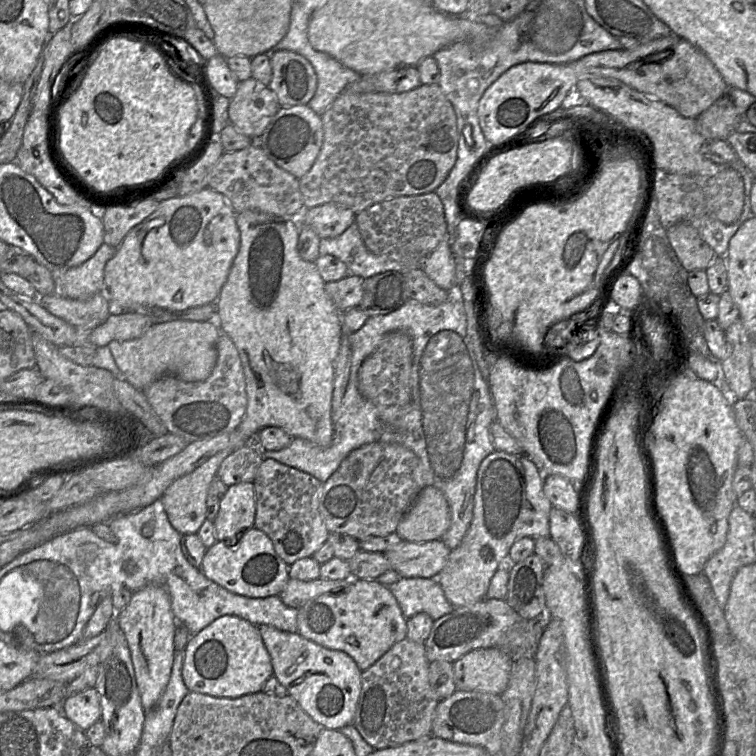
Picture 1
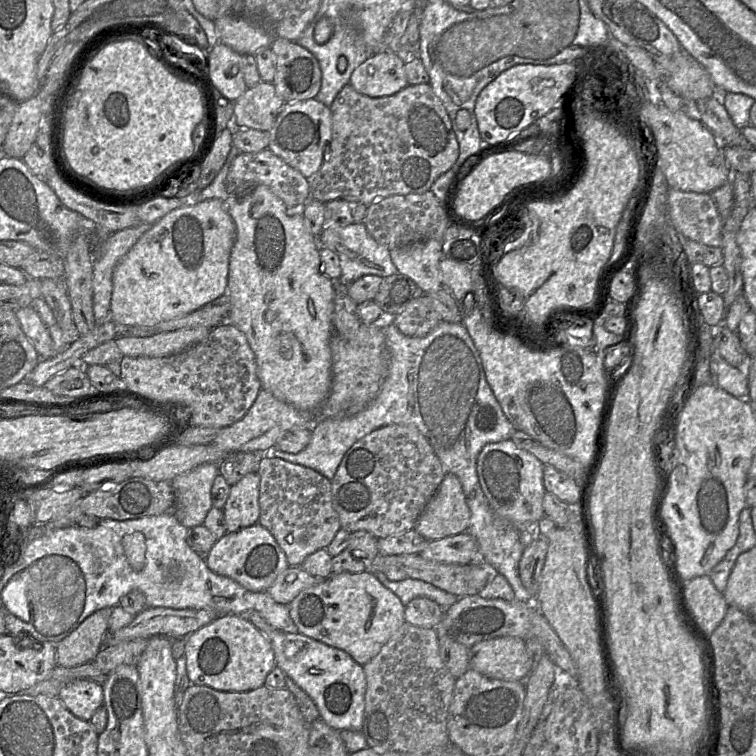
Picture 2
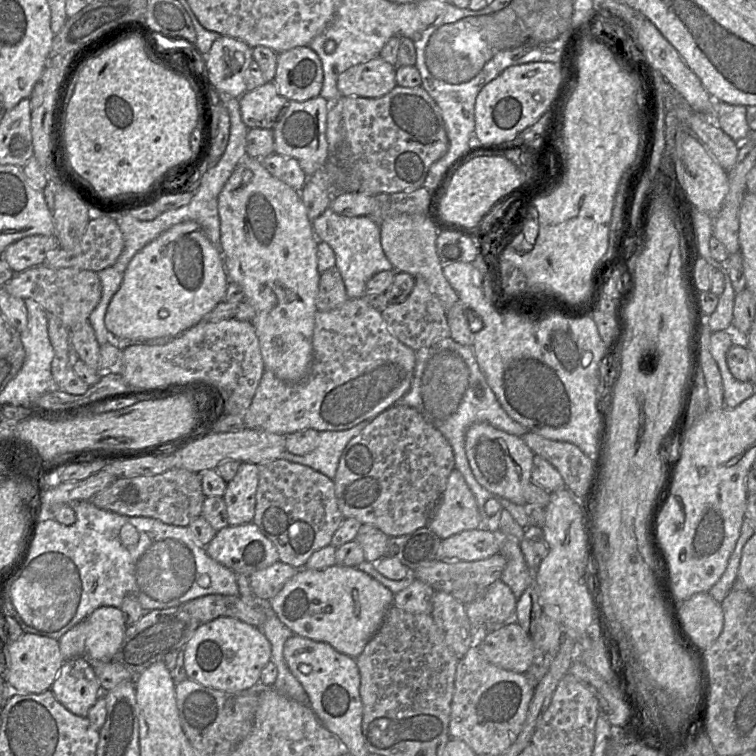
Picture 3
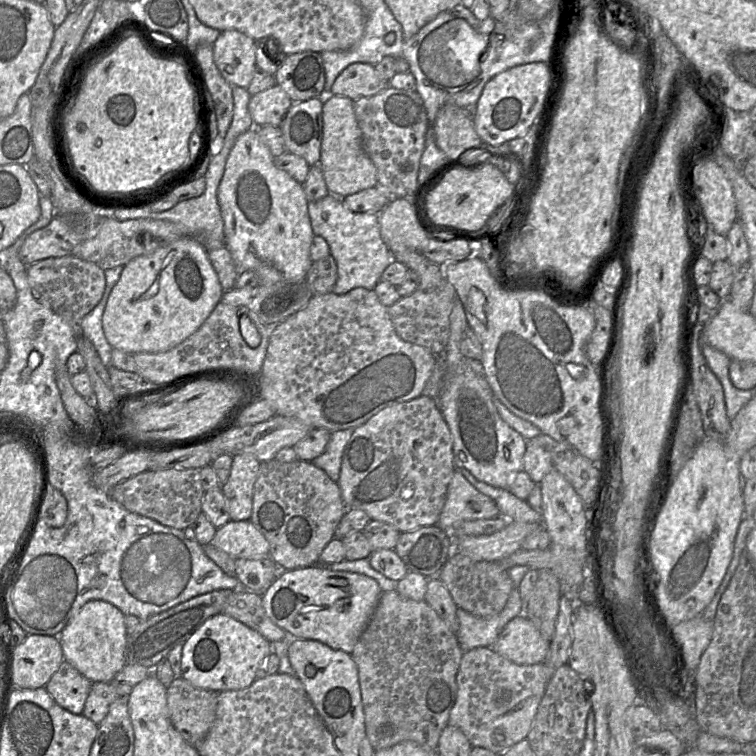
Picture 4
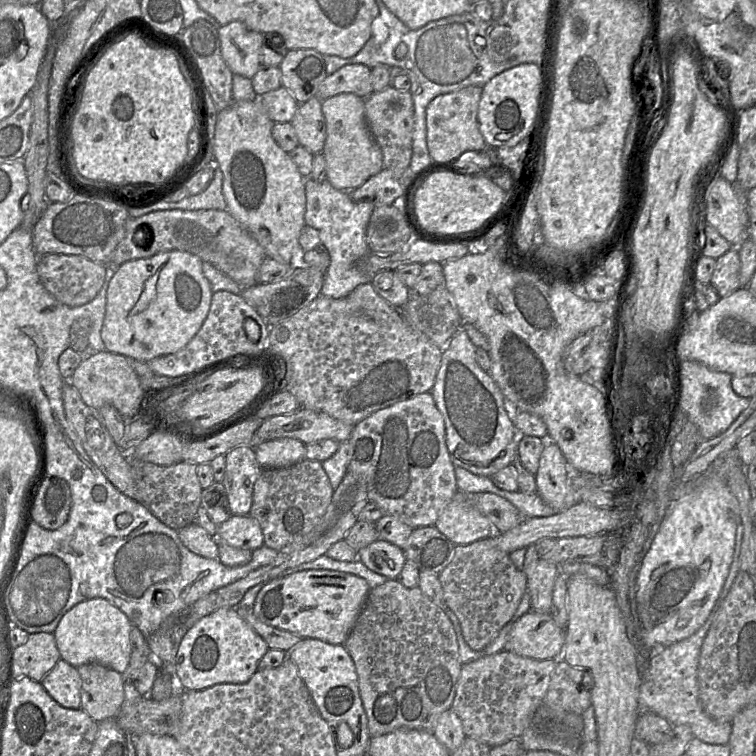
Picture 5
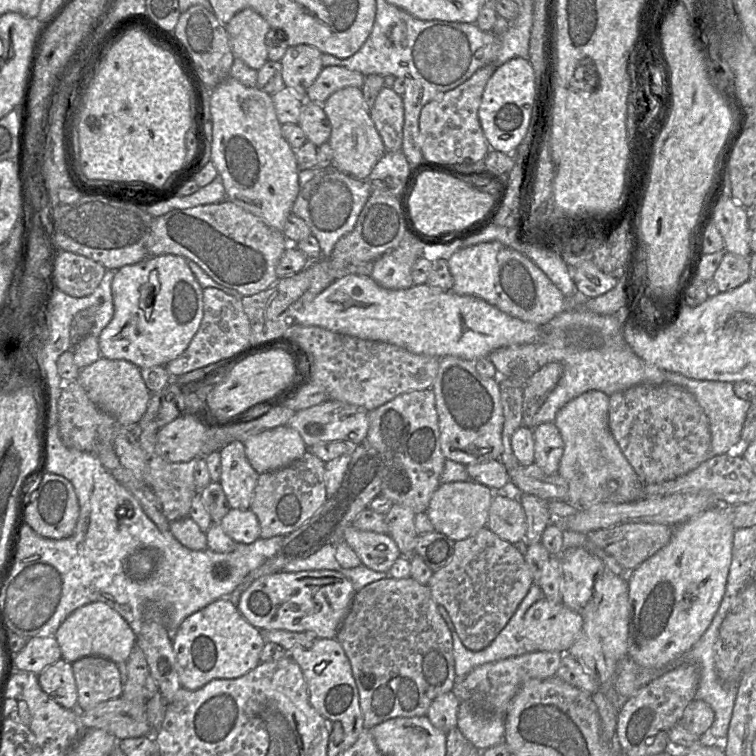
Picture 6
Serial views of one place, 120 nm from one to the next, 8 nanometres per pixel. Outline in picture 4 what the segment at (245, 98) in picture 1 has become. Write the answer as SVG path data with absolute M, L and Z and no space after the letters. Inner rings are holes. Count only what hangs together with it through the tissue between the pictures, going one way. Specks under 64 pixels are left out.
M277 84L252 95L248 110L255 127L280 126L293 102Z

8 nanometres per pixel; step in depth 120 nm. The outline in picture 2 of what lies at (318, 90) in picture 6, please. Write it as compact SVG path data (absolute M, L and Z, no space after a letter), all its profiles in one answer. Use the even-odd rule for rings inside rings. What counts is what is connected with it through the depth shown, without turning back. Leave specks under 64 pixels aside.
M377 52L353 71L349 85L371 98L393 95L409 85L404 65L405 58L396 52Z

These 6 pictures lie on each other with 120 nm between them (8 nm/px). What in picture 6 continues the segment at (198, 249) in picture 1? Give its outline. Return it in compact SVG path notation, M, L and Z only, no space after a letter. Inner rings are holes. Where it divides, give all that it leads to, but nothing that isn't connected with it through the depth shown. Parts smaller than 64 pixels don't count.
M173 254L147 257L117 270L111 293L114 314L98 337L100 355L109 360L126 360L139 369L165 366L188 347L203 318L203 288L187 265L187 260Z

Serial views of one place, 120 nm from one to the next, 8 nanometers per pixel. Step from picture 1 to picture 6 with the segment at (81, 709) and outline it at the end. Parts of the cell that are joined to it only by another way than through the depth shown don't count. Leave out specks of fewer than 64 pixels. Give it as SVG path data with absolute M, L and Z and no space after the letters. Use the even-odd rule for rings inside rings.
M64 659L48 666L38 675L42 690L66 709L77 709L78 692L72 663Z

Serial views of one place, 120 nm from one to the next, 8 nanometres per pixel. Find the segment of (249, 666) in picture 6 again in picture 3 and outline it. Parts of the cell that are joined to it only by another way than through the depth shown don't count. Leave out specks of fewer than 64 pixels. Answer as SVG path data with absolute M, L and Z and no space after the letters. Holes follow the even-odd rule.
M233 617L201 624L183 652L187 679L225 692L241 692L260 684L261 670L271 660L271 644L263 630Z

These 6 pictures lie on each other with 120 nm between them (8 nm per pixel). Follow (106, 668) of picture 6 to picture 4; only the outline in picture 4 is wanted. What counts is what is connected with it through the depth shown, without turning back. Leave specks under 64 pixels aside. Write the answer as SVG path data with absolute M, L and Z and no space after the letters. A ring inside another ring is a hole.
M92 682L82 714L99 725L107 716L110 706L120 697L110 682Z

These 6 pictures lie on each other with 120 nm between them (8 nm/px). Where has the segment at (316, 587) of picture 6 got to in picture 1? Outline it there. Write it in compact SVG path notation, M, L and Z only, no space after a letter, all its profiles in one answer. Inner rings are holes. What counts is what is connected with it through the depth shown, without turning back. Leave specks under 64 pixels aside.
M353 579L345 589L337 593L322 594L298 609L298 632L330 649L341 650L350 655L364 671L374 664L396 642L407 635L407 618L390 589L377 579Z

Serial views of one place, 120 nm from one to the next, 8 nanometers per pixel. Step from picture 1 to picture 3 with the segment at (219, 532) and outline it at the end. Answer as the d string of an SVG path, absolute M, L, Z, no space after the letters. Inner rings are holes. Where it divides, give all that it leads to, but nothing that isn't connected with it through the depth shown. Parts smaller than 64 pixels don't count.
M242 462L234 478L227 482L223 495L229 525L237 526L252 522L257 487L258 465Z

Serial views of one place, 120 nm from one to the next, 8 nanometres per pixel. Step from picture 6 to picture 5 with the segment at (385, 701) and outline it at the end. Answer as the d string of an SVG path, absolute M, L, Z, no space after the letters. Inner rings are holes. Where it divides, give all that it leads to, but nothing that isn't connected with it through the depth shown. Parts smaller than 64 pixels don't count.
M387 579L369 591L343 645L355 665L359 694L371 737L398 729L433 733L440 714L451 708L462 667L453 626L440 607L418 586L408 588L395 579Z

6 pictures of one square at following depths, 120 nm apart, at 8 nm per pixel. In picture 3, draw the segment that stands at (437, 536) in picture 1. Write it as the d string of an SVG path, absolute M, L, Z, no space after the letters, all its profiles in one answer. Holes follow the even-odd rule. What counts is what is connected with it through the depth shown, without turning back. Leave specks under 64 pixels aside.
M454 468L427 527L442 540L481 525L477 502L463 475Z

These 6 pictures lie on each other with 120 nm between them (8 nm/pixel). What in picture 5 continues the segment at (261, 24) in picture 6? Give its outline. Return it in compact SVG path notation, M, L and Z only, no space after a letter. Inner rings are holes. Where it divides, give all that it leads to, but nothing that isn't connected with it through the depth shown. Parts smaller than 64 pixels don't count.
M240 21L223 25L218 30L222 57L233 74L252 80L261 65L261 46L264 34L249 29Z

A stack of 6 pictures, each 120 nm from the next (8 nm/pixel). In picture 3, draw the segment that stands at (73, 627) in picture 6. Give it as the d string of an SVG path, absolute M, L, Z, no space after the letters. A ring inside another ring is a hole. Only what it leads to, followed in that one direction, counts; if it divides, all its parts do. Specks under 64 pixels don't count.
M101 606L87 617L87 621L89 633L85 656L92 662L113 661L127 629L121 609Z

